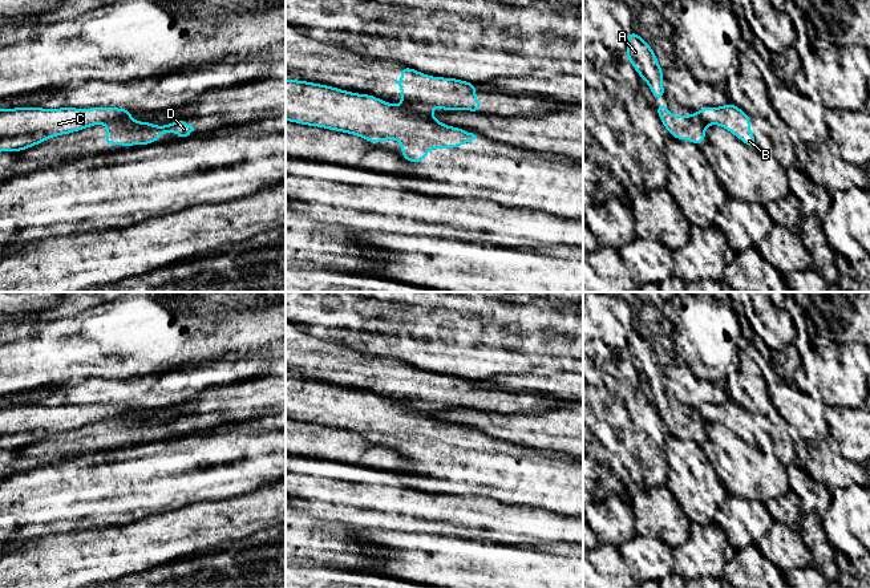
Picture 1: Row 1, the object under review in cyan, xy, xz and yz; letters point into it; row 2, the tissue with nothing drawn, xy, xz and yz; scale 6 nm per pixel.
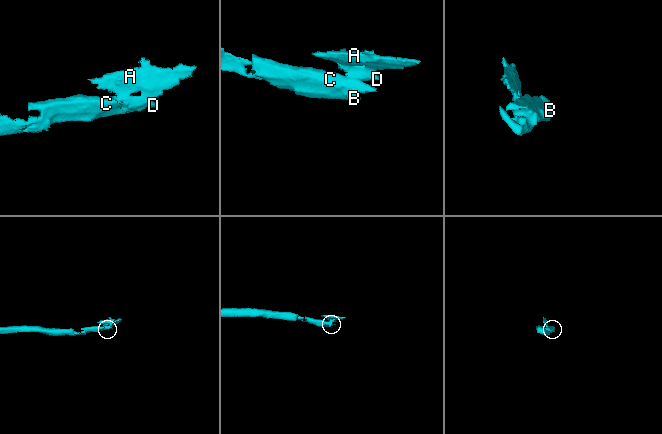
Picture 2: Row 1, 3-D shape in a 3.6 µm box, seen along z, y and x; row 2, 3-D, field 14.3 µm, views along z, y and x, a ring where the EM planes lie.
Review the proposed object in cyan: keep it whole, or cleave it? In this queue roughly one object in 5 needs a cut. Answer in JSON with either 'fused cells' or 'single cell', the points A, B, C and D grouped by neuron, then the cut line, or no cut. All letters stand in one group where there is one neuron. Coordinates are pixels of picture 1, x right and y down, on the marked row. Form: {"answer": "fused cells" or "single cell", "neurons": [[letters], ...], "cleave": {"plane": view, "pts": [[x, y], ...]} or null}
{"answer": "fused cells", "neurons": [["A", "D"], ["B", "C"]], "cleave": {"plane": "xz", "pts": [[400, 106], [432, 116]]}}

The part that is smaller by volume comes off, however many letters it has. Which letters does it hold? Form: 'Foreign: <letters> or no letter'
Foreign: A, D

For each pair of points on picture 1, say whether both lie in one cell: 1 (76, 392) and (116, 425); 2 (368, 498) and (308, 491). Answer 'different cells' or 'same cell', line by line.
1: different cells
2: same cell

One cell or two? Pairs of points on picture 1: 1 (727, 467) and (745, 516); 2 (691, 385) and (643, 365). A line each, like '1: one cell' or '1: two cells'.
1: two cells
2: two cells

